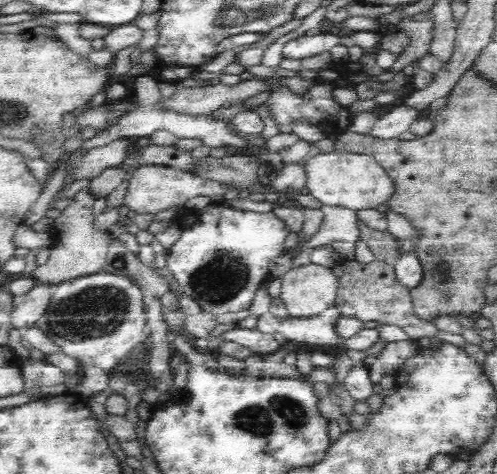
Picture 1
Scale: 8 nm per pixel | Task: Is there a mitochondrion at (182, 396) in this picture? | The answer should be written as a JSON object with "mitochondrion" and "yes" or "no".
{"mitochondrion":"no"}

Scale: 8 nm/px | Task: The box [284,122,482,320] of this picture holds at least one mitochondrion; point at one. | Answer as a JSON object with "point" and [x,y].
{"point":[442,274]}

